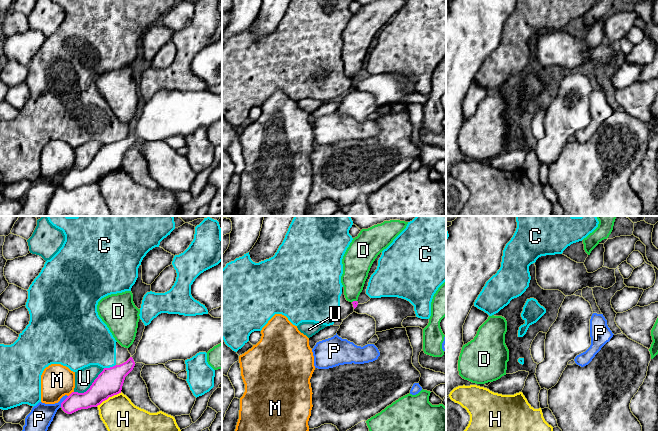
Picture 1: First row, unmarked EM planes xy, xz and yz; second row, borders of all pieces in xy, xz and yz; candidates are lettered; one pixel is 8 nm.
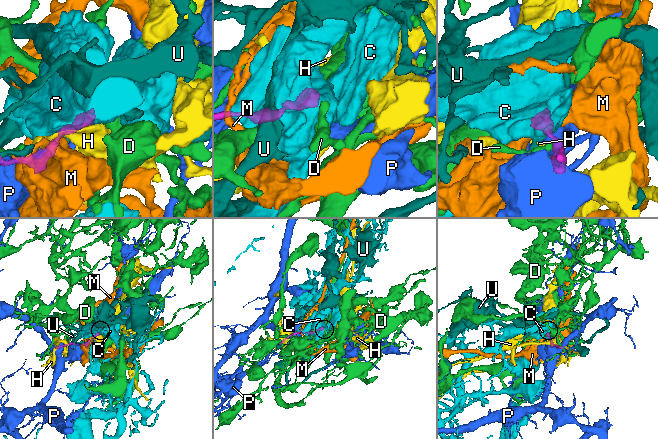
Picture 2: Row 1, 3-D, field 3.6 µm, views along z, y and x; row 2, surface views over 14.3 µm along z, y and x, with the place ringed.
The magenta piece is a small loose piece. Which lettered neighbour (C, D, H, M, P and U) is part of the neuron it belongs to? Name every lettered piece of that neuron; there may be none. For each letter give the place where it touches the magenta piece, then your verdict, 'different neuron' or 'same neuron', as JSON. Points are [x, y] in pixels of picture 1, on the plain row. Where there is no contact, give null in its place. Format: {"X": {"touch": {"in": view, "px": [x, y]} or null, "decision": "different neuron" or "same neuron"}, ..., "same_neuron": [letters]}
{"C": {"touch": {"in": "xy", "px": [110, 143]}, "decision": "different neuron"}, "D": {"touch": {"in": "xz", "px": [354, 77]}, "decision": "different neuron"}, "H": {"touch": {"in": "xy", "px": [108, 173]}, "decision": "different neuron"}, "M": {"touch": {"in": "xy", "px": [70, 170]}, "decision": "different neuron"}, "P": {"touch": {"in": "xy", "px": [63, 177]}, "decision": "different neuron"}, "U": {"touch": {"in": "xy", "px": [91, 161]}, "decision": "different neuron"}, "same_neuron": []}

